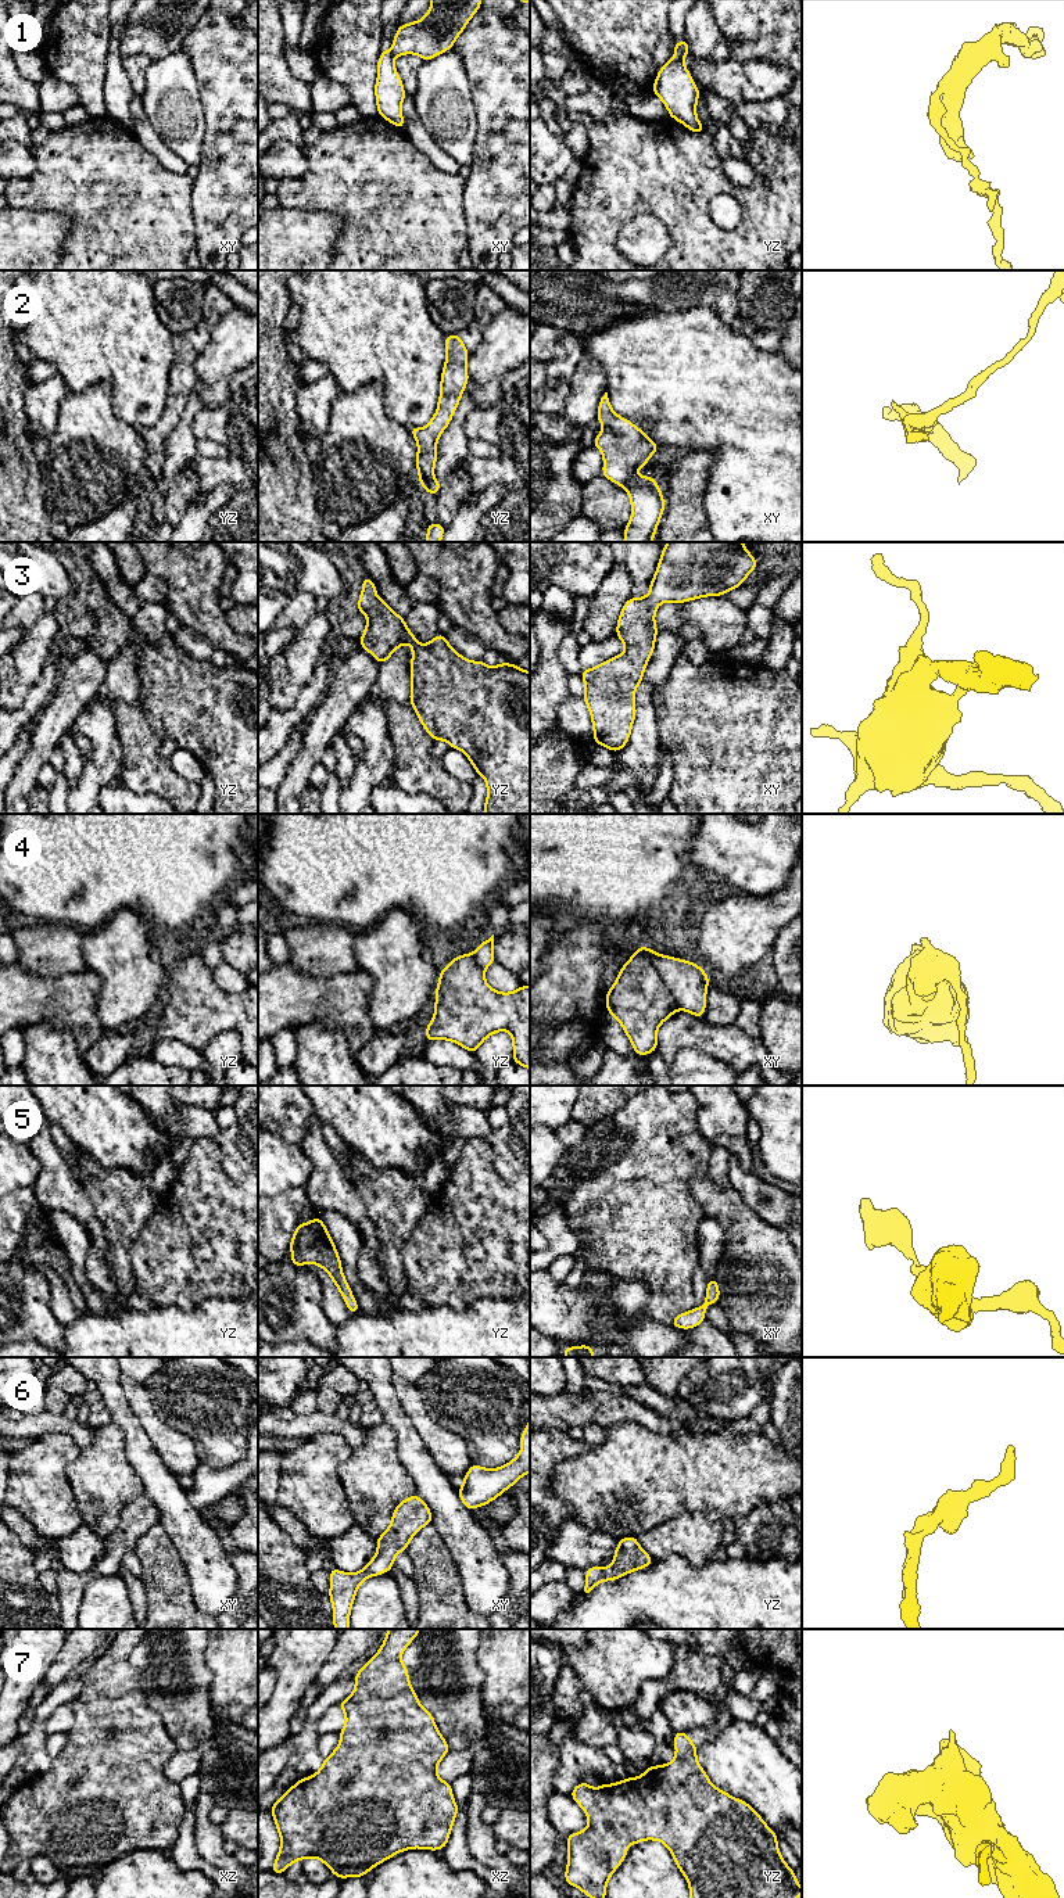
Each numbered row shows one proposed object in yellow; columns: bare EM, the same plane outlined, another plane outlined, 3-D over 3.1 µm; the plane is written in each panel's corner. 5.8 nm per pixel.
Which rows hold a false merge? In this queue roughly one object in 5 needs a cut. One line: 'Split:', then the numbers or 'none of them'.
Split: 1, 2, 4

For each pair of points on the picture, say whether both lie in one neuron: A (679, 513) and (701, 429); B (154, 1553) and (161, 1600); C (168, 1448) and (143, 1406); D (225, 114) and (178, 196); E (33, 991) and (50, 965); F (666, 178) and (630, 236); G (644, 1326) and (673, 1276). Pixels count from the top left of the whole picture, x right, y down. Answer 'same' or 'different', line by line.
A: different
B: same
C: same
D: different
E: different
F: different
G: different

